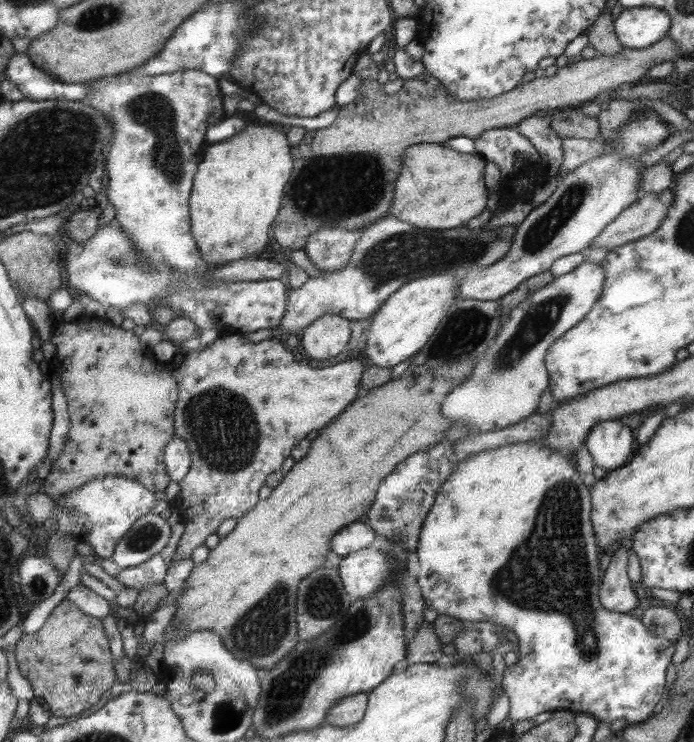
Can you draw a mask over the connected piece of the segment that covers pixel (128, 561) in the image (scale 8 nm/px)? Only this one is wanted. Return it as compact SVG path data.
M152 511L137 518L126 534L117 541L110 559L119 568L130 568L157 554L169 541L171 526L159 513Z

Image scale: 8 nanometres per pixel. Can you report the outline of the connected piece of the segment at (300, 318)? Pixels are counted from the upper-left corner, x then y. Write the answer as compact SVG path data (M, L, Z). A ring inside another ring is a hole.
M385 215L383 220L375 220L374 224L364 226L360 232L359 242L353 250L353 256L348 265L339 272L321 272L317 278L309 277L300 287L290 289L288 305L285 306L284 316L280 324L275 326L281 333L299 334L308 328L313 321L325 314L341 315L343 318L364 321L377 312L377 309L392 296L401 285L434 273L452 271L457 279L464 278L465 274L472 271L473 266L487 267L500 261L509 250L510 242L504 240L496 230L477 230L468 227L459 227L448 230L419 230L415 226L409 226L391 215Z

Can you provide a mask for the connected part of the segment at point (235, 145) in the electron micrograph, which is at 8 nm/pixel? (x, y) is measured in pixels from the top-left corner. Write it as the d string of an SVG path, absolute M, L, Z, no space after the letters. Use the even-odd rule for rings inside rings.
M271 124L245 125L245 129L239 131L239 133L233 135L231 138L228 138L228 140L221 143L211 143L206 147L199 168L193 177L191 197L188 199L188 218L191 220L192 238L195 240L201 258L205 263L219 267L223 266L225 263L240 260L243 256L253 256L253 254L257 254L257 252L261 252L261 250L265 248L265 244L267 244L267 230L269 230L269 224L272 224L272 221L279 211L281 190L283 190L283 184L289 180L289 174L291 174L291 147L287 143L286 134L281 132L281 130L277 130L277 128L271 127Z

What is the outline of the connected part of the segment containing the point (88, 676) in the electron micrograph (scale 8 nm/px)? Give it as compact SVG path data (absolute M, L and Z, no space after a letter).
M67 598L56 605L34 633L22 633L15 643L19 672L33 691L33 698L47 704L49 716L65 718L89 709L113 684L113 665L105 646L105 632L97 618L89 617Z

